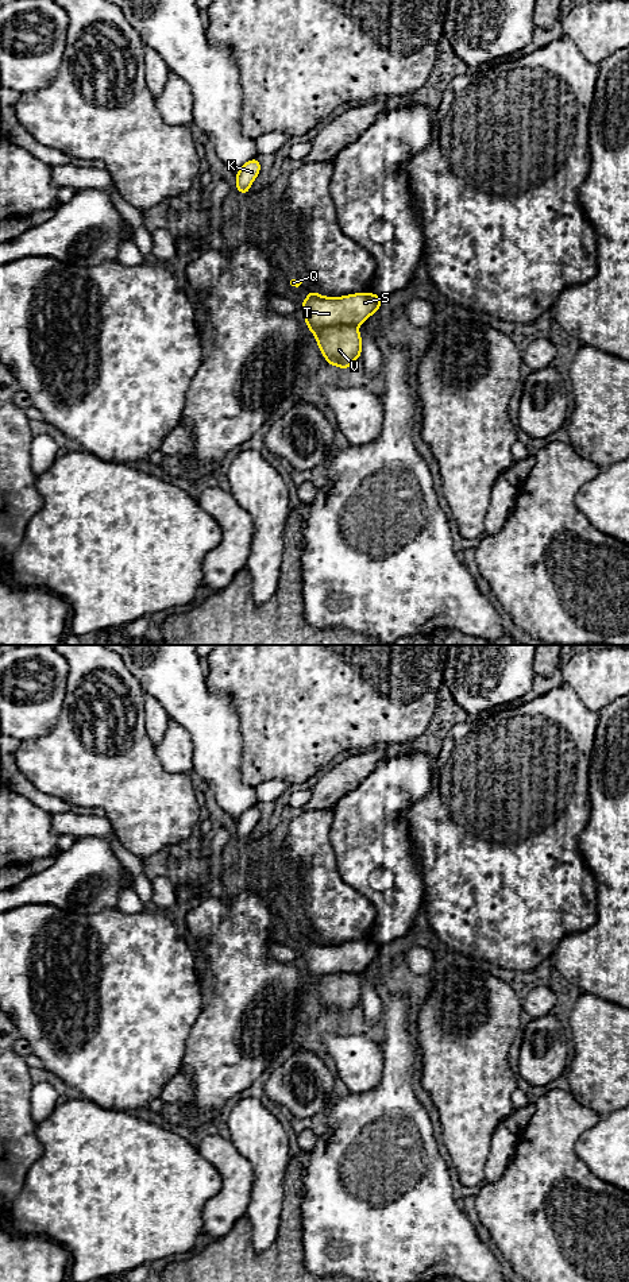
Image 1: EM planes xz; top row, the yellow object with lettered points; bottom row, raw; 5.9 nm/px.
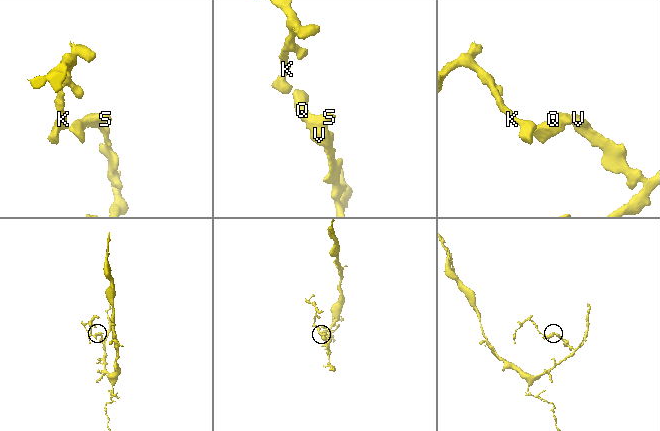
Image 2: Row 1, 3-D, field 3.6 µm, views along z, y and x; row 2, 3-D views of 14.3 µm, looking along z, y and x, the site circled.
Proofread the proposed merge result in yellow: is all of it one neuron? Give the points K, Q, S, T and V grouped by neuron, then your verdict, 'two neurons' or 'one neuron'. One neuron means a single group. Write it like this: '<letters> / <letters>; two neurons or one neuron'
K Q S T / V; two neurons

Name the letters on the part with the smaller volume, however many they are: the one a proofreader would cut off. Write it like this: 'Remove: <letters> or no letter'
Remove: K, Q, S, T

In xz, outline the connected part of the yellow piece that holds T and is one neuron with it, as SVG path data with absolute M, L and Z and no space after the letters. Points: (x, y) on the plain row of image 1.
M312 938L301 955L305 959L305 970L314 982L325 974L360 973L381 955L382 950L374 941L356 941L333 946Z

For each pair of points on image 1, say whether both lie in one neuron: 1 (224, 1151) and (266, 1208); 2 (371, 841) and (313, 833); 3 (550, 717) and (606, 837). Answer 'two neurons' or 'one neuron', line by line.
1: two neurons
2: two neurons
3: two neurons

